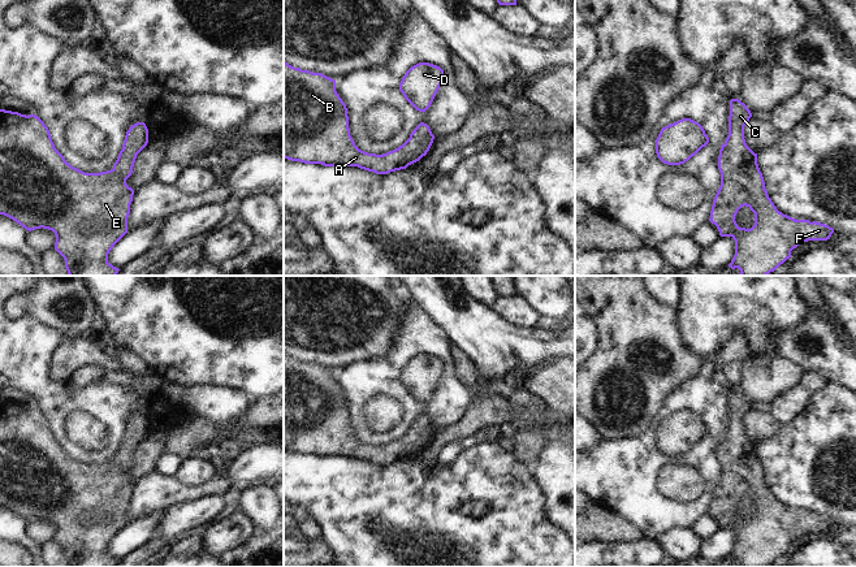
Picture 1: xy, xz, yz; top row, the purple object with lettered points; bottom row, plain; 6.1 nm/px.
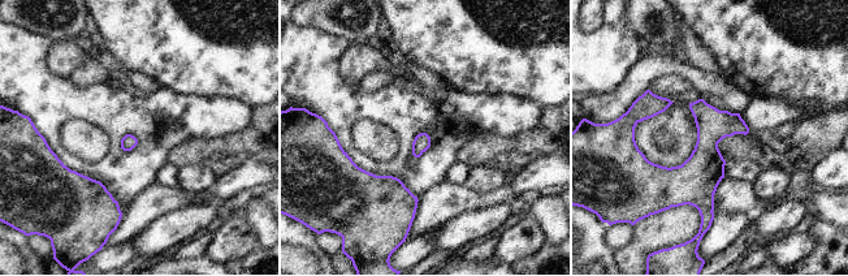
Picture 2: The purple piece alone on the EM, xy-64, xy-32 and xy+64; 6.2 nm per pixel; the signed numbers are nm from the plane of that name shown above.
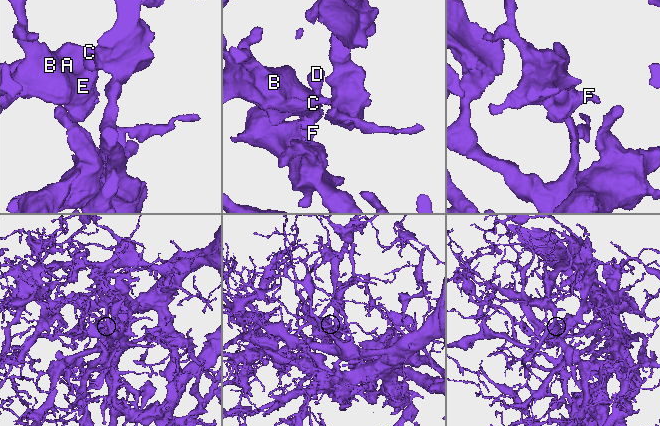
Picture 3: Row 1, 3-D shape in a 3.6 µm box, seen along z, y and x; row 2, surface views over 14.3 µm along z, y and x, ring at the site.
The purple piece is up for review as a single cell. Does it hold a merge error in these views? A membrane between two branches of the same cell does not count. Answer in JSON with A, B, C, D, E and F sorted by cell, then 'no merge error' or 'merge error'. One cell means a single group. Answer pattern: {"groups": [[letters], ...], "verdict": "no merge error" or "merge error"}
{"groups": [["A", "B", "C", "D", "E", "F"]], "verdict": "no merge error"}

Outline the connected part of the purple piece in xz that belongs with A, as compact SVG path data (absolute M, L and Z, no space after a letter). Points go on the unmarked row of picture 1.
M284 352L284 449L304 455L324 458L358 458L376 466L406 460L427 446L435 427L429 417L420 414L410 429L398 440L382 446L359 441L349 420L346 395L336 382L336 372L310 362L294 359Z

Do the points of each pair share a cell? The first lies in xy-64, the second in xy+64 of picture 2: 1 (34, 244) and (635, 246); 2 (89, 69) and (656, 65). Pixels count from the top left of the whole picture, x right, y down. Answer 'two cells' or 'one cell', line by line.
1: two cells
2: two cells

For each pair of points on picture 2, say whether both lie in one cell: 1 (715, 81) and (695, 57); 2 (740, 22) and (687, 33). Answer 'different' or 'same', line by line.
1: different
2: different

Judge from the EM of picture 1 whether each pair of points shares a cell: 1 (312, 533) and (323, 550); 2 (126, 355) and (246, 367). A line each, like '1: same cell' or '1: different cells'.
1: different cells
2: different cells

